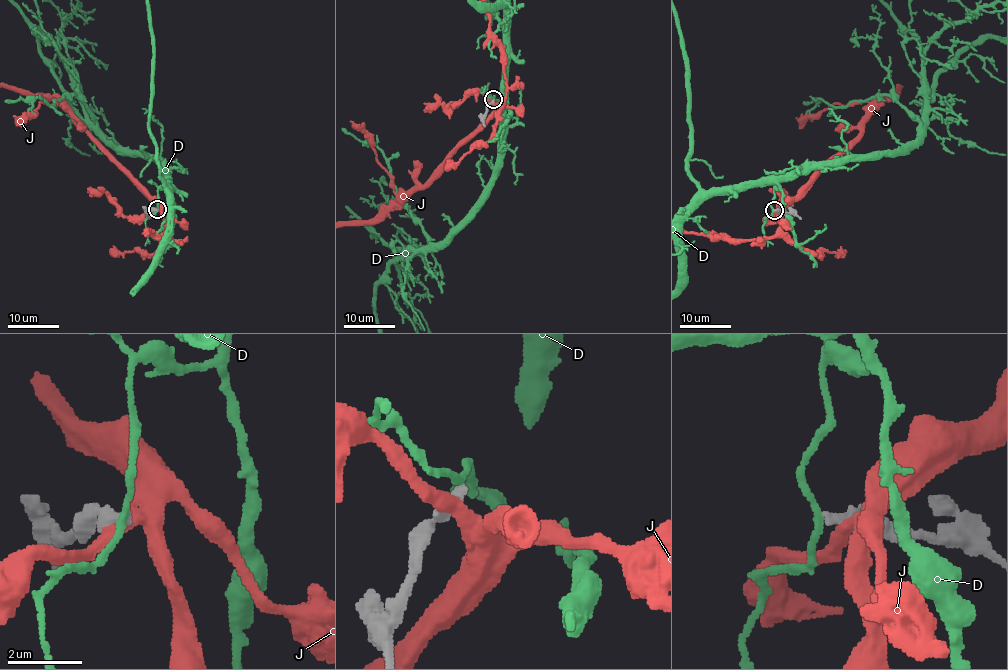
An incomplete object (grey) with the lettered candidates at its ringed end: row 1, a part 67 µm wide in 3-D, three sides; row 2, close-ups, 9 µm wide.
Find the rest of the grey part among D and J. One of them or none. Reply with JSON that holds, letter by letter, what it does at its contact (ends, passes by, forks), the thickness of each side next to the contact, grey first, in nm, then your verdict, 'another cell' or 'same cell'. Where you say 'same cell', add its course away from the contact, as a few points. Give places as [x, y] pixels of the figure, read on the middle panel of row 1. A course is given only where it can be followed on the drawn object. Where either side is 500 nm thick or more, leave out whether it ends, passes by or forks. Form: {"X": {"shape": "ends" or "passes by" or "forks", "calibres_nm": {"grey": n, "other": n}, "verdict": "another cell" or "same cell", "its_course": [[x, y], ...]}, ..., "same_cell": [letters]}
{"D": {"shape": "passes by", "calibres_nm": {"grey": 320, "other": 180}, "verdict": "another cell"}, "J": {"shape": "passes by", "calibres_nm": {"grey": 400, "other": 360}, "verdict": "another cell"}, "same_cell": []}

